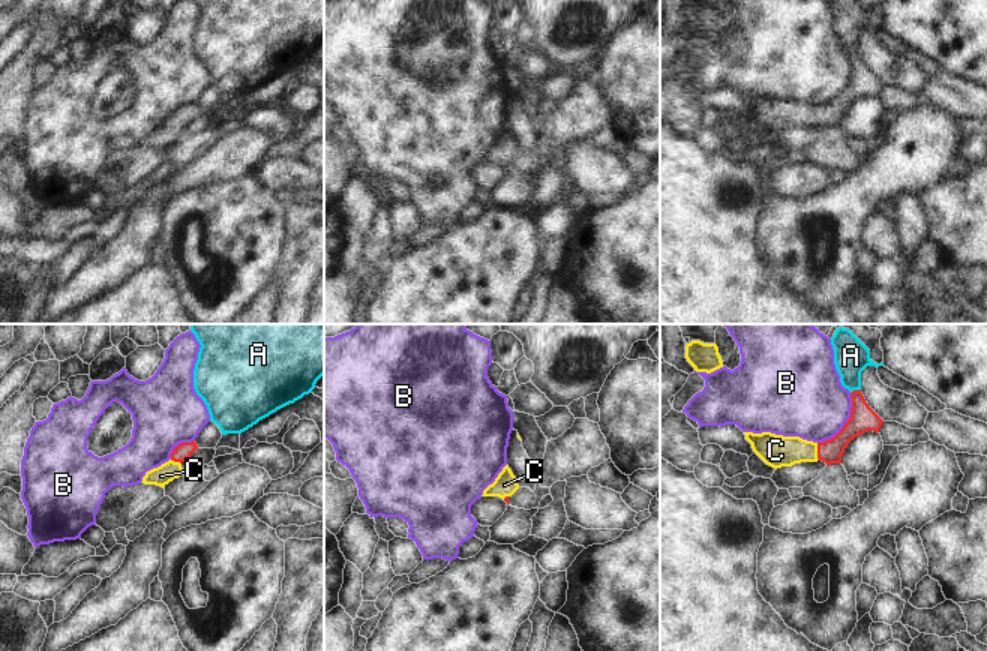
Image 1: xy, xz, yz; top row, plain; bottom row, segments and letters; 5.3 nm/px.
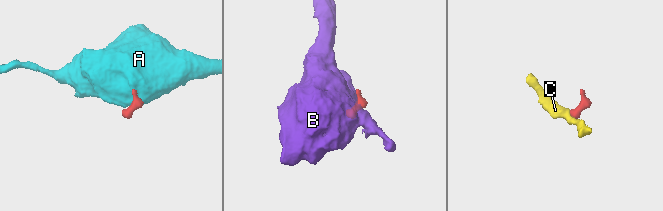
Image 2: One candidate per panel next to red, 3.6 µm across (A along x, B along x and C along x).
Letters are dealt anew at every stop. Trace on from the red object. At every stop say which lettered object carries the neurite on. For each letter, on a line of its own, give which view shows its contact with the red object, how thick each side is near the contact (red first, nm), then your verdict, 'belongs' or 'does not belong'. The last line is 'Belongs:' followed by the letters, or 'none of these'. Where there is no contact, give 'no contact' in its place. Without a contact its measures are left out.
A: yz | 140/190 nm | does not belong
B: yz | 140/400 nm | does not belong
C: yz | 130/180 nm | belongs
Belongs: C

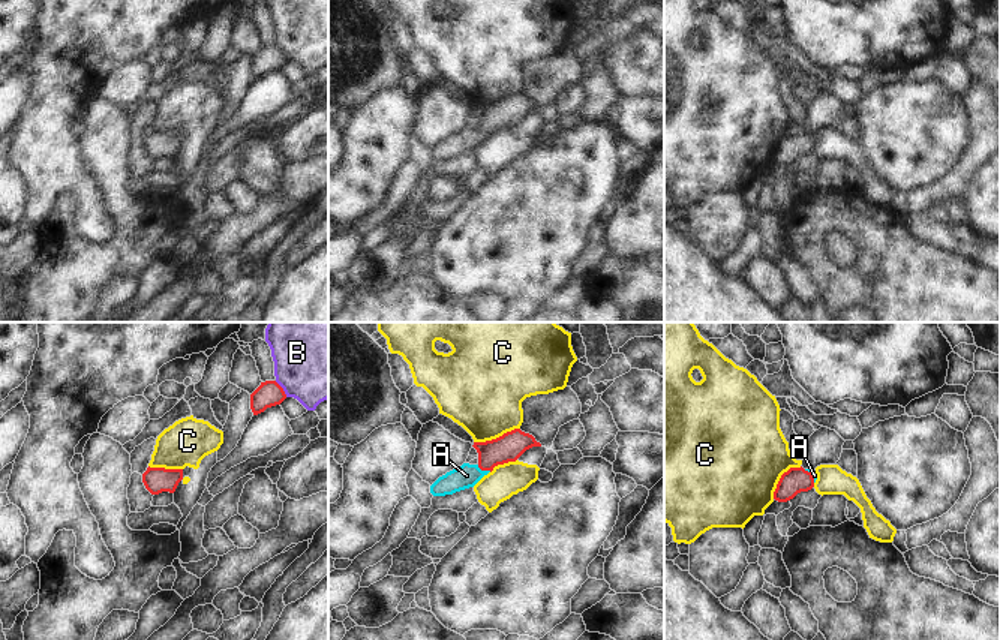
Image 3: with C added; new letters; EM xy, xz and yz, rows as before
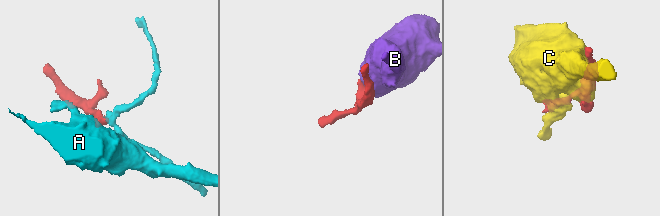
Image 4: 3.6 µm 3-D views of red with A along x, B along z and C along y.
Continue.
A: xz | 150/130 nm | belongs
B: xy | 140/460 nm | does not belong
C: xz | 150/420 nm | does not belong
Belongs: A

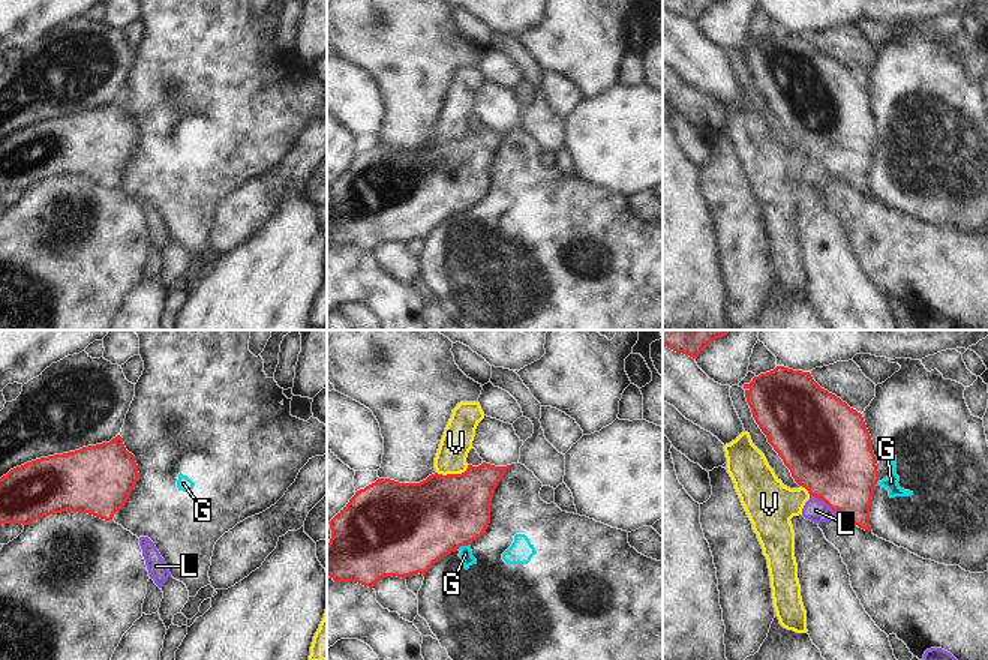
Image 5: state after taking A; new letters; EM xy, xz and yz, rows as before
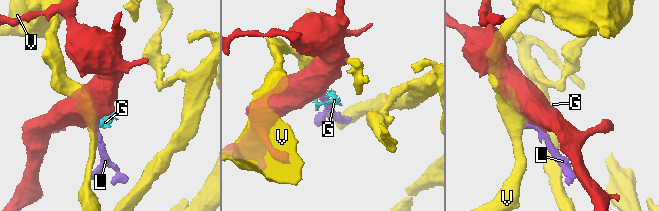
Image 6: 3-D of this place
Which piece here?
G: xz | 420/70 nm | does not belong
L: yz | 460/130 nm | belongs
V: xz | 400/160 nm | does not belong
Belongs: L

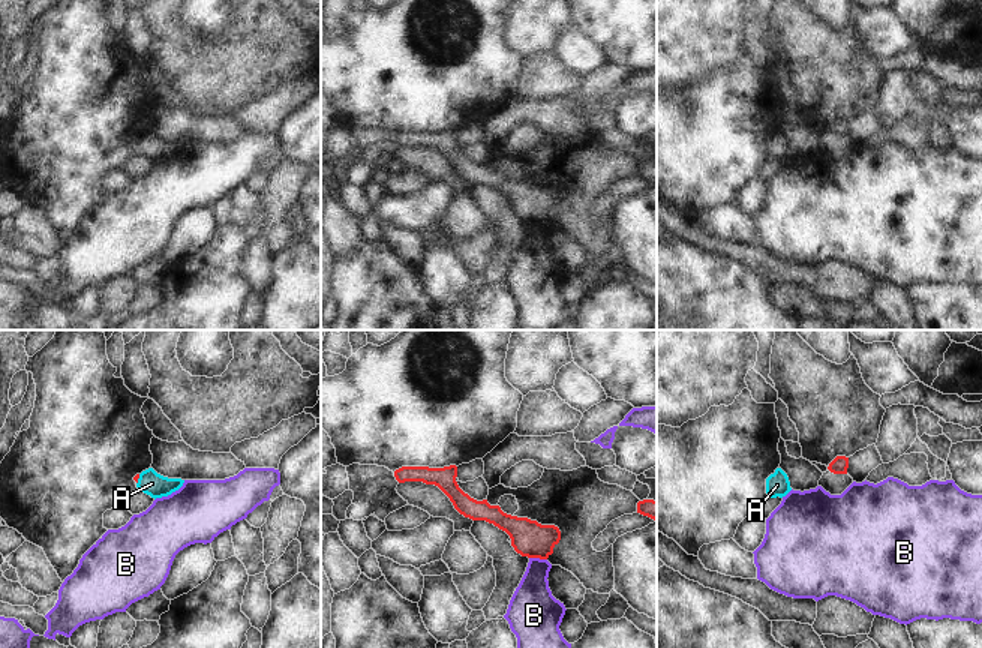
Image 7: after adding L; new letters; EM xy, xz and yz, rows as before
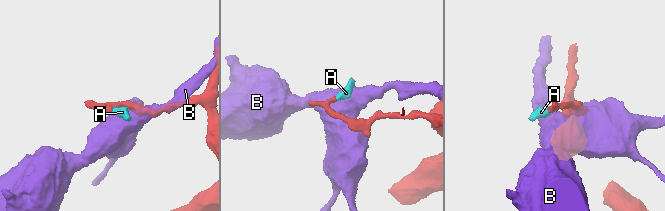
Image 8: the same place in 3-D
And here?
A: xy | 20/130 nm | belongs
B: xz | 190/220 nm | does not belong
Belongs: A

